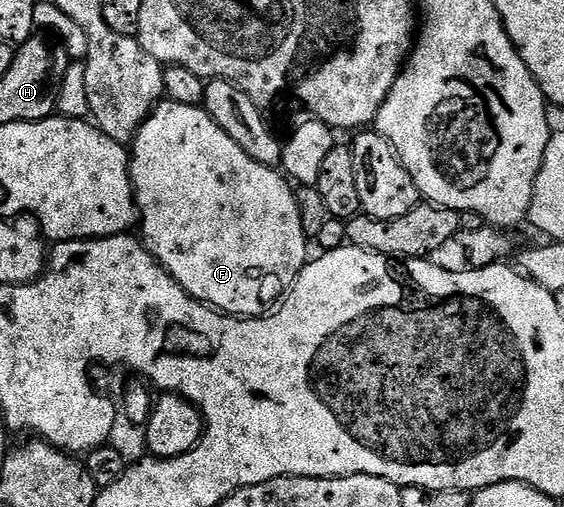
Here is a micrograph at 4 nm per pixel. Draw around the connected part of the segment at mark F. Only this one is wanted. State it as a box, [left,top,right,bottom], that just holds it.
[130,101,310,317]

